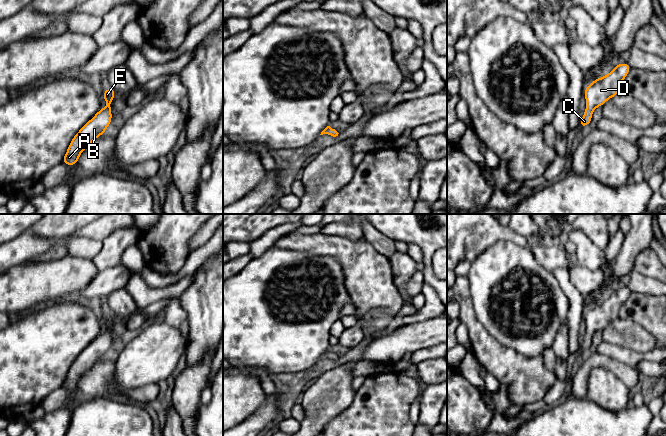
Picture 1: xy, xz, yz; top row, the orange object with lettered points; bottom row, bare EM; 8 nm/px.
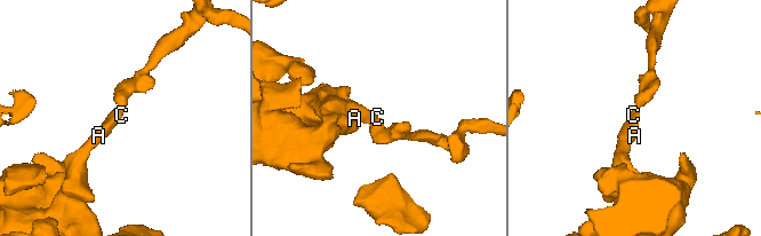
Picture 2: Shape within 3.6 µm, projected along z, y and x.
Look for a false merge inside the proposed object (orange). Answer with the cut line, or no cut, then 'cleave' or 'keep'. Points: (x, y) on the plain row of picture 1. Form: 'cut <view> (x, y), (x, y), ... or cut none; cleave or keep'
cut none; keep

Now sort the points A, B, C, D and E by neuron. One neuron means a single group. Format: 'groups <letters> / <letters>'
groups A B C D E

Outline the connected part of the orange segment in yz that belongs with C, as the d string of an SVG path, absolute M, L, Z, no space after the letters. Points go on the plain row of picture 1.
M620 287L606 300L600 301L588 309L584 315L586 322L586 334L583 342L579 345L580 352L590 348L592 336L596 331L620 317L619 310L628 299L631 291L628 287Z

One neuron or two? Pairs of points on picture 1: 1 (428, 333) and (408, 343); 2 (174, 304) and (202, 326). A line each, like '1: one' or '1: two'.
1: one
2: two

